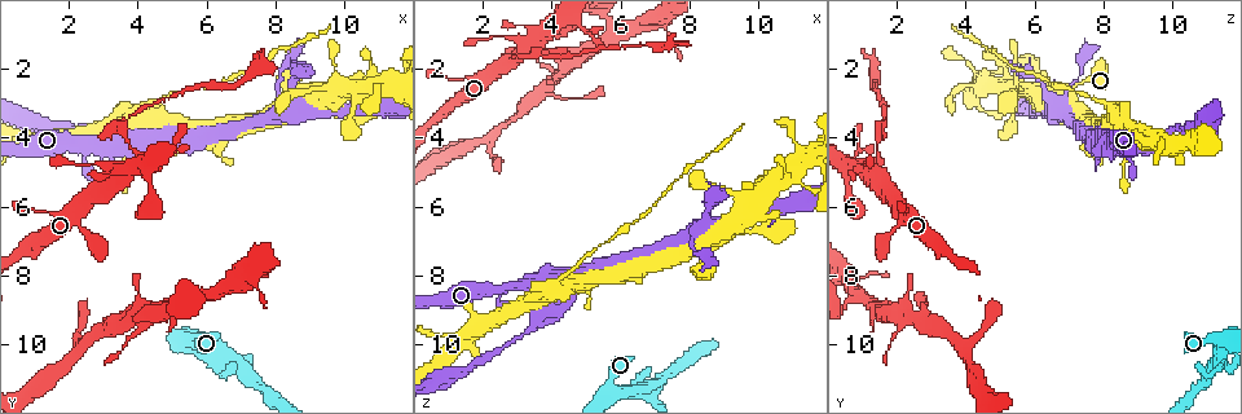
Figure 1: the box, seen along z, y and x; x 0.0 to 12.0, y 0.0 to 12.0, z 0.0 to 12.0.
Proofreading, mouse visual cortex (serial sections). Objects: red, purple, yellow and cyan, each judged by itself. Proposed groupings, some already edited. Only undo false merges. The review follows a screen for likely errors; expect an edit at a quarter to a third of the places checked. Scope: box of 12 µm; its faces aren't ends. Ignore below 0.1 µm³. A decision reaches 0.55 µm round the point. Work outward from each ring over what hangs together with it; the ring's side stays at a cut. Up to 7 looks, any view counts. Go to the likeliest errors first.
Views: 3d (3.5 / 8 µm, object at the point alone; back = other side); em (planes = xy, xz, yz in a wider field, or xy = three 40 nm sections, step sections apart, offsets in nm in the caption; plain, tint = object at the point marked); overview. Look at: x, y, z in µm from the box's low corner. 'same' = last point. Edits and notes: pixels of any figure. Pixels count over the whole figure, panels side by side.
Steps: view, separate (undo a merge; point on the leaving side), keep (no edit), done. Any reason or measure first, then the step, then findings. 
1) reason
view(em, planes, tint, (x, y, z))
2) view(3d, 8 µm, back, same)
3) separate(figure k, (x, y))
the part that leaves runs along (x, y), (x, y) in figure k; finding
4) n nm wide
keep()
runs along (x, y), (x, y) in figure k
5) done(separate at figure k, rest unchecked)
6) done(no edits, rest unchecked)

abrupt turn
view(3d, 3.5 µm, (4.0, 3.2, 8.4))

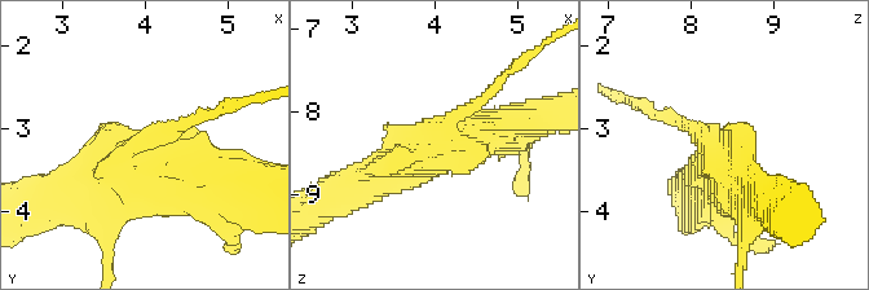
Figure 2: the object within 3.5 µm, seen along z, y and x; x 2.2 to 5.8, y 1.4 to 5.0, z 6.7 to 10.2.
keep()
continuous, no second cell

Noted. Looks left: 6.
view(3d, 8 µm, (3.8, 4.2, 1.5))

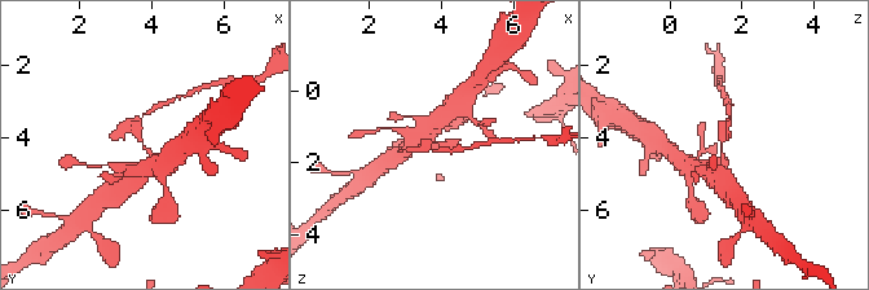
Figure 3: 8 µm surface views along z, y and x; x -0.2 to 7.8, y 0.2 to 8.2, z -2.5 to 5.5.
zoom in
view(3d, 3.5 µm, (3.9, 4.2, 1.4))

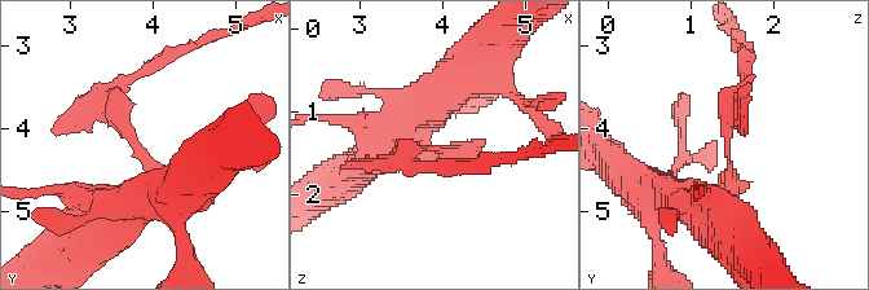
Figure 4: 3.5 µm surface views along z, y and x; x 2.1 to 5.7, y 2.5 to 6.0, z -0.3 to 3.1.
view(em, planes, tint, (3.80, 4.25, 1.45))

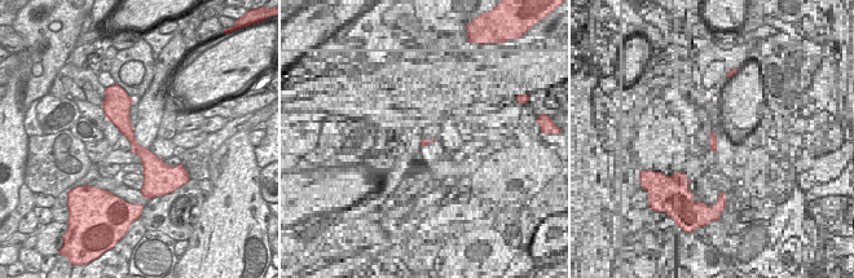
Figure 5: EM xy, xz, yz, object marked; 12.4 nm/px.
separate(figure 4, (731, 119))
border along (139, 144), (135, 153) in figure 5; two cells meet here

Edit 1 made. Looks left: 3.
done(separate at figure 4, rest unchecked)

